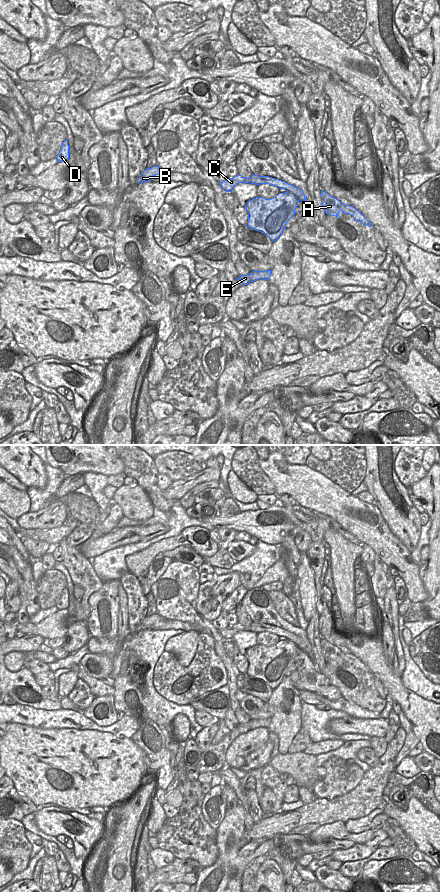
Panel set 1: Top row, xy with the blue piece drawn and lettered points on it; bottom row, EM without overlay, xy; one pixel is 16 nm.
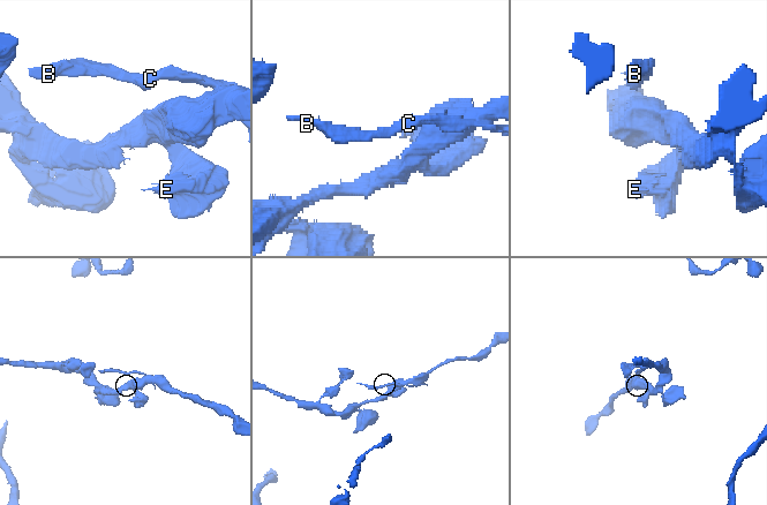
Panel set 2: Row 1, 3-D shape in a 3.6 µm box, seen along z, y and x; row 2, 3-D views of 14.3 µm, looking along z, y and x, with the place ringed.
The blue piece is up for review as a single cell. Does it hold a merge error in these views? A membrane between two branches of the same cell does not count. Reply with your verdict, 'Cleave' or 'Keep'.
Cleave.

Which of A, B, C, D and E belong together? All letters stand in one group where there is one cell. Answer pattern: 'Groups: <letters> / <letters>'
Groups: A D E / B C.

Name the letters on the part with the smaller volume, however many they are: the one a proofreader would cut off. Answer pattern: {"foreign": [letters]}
{"foreign": ["B", "C"]}

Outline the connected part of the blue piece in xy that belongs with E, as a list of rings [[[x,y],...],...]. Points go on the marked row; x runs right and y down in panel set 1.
[[[271,270],[252,271],[251,273],[247,274],[247,275],[239,275],[239,277],[236,280],[241,280],[243,286],[245,286],[248,283],[259,280],[259,279],[268,281],[270,275],[271,275]]]

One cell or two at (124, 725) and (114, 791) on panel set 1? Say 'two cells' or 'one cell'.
two cells

